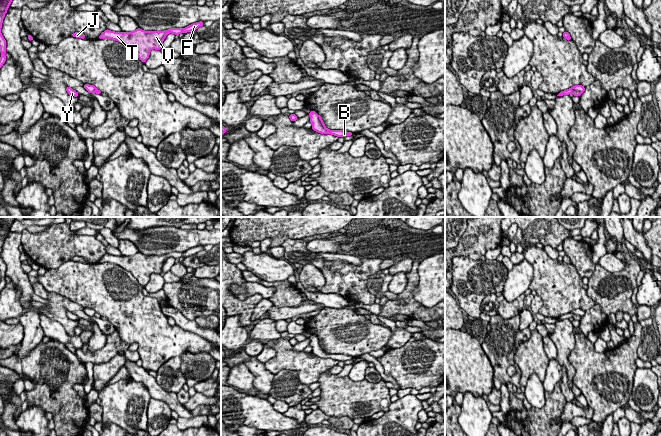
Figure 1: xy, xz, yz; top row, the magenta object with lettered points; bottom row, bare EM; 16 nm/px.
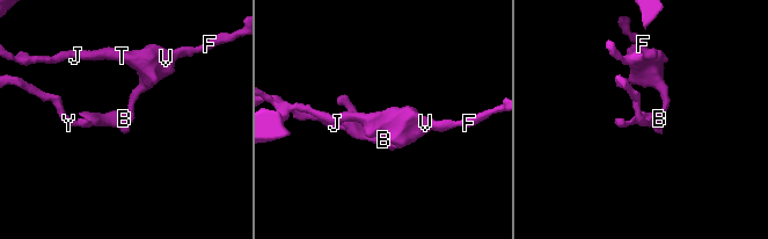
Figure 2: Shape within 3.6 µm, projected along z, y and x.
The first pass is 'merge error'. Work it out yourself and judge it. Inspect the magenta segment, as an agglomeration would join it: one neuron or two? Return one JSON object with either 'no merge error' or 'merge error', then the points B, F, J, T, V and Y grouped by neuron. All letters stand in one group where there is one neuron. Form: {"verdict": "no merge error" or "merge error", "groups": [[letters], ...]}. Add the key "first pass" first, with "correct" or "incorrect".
{"first pass": "correct", "verdict": "merge error", "groups": [["B", "F", "J", "T", "V"], ["Y"]]}

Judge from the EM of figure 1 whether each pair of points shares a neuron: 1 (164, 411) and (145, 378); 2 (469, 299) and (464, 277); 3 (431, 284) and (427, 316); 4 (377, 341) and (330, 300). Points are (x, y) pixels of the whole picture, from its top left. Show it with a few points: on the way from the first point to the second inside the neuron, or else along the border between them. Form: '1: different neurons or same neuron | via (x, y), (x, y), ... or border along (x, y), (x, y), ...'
1: different neurons | border along (151, 397), (163, 400), (172, 409)
2: same neuron | via (474, 293), (475, 291), (468, 283)
3: different neurons | border along (411, 291), (414, 298), (424, 306), (434, 306)
4: different neurons | border along (325, 307), (345, 308)

